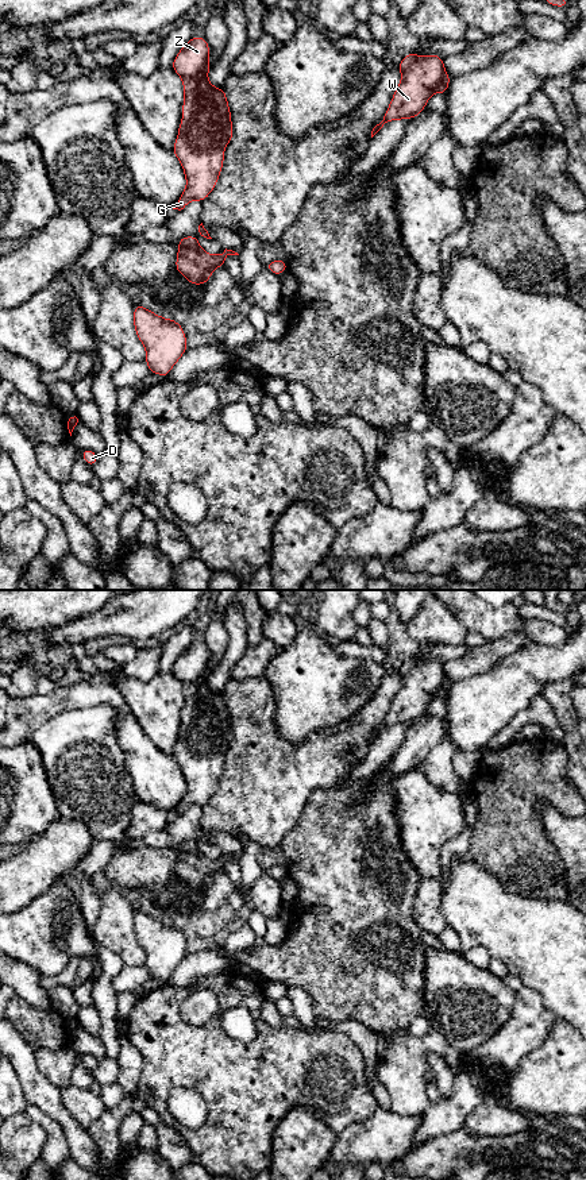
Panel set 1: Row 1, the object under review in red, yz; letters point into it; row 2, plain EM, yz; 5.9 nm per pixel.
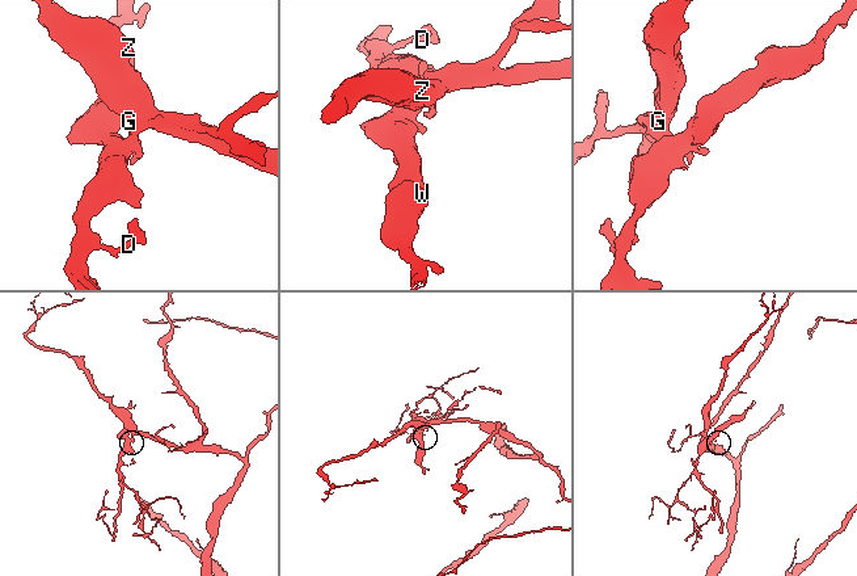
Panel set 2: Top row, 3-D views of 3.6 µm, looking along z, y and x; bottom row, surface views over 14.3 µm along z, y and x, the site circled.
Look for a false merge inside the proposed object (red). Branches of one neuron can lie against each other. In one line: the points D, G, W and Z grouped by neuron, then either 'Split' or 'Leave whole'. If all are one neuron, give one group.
Groups: D W / G Z. Split

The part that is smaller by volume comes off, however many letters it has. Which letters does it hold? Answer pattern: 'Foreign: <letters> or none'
Foreign: D, W

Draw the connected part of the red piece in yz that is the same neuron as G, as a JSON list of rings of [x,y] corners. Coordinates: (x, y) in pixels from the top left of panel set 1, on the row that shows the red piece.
[[[192,36],[177,53],[171,68],[184,85],[182,119],[171,151],[178,158],[186,180],[184,193],[173,209],[184,209],[190,201],[204,200],[215,189],[224,163],[224,151],[234,135],[231,109],[223,88],[215,88],[208,80],[213,63],[208,62],[211,49],[204,36]]]

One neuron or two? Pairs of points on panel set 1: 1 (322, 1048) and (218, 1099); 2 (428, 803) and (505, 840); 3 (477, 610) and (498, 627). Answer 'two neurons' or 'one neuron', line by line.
1: one neuron
2: two neurons
3: one neuron

